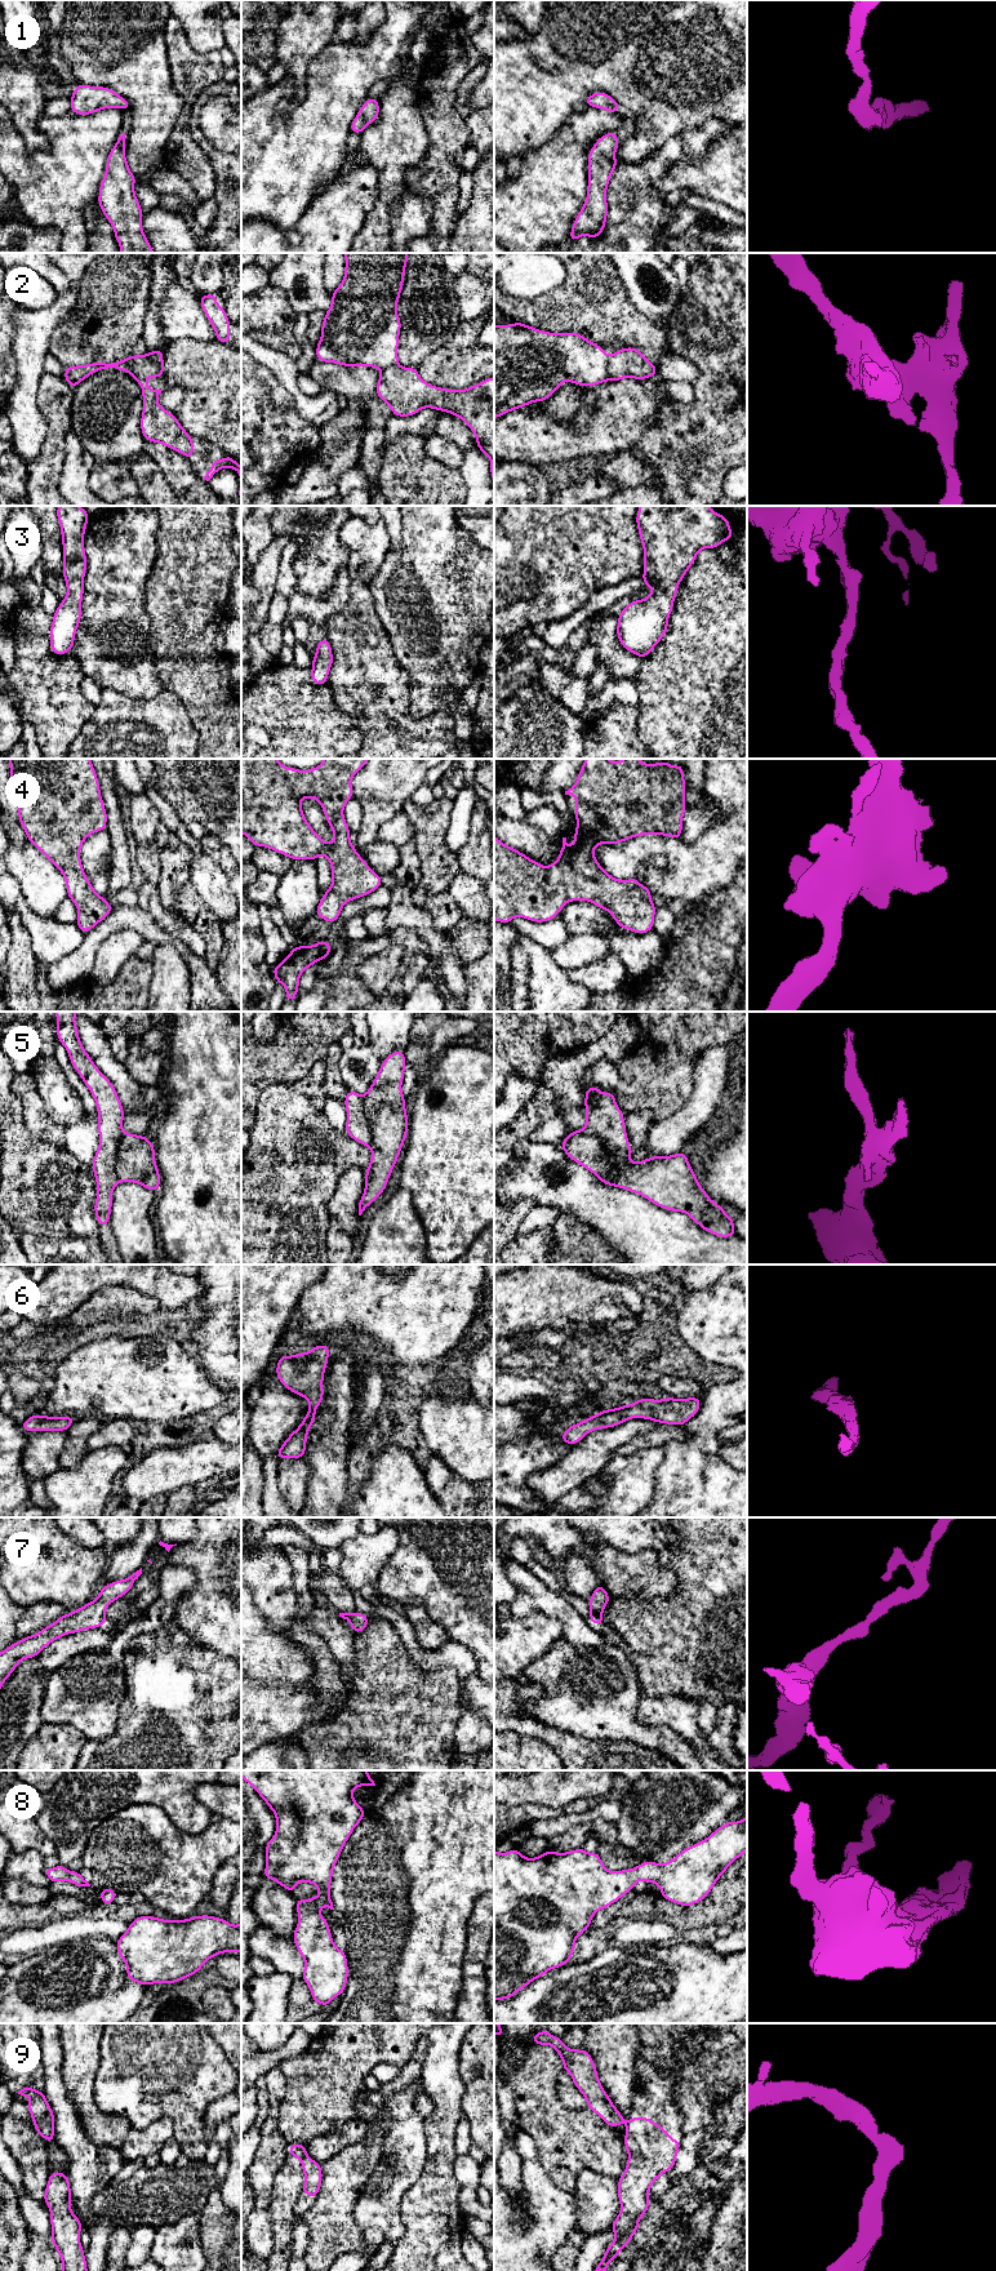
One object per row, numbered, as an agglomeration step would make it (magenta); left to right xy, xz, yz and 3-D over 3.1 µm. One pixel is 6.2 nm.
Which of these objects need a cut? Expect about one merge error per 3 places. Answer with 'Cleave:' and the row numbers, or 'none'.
Cleave: 2, 5, 9

